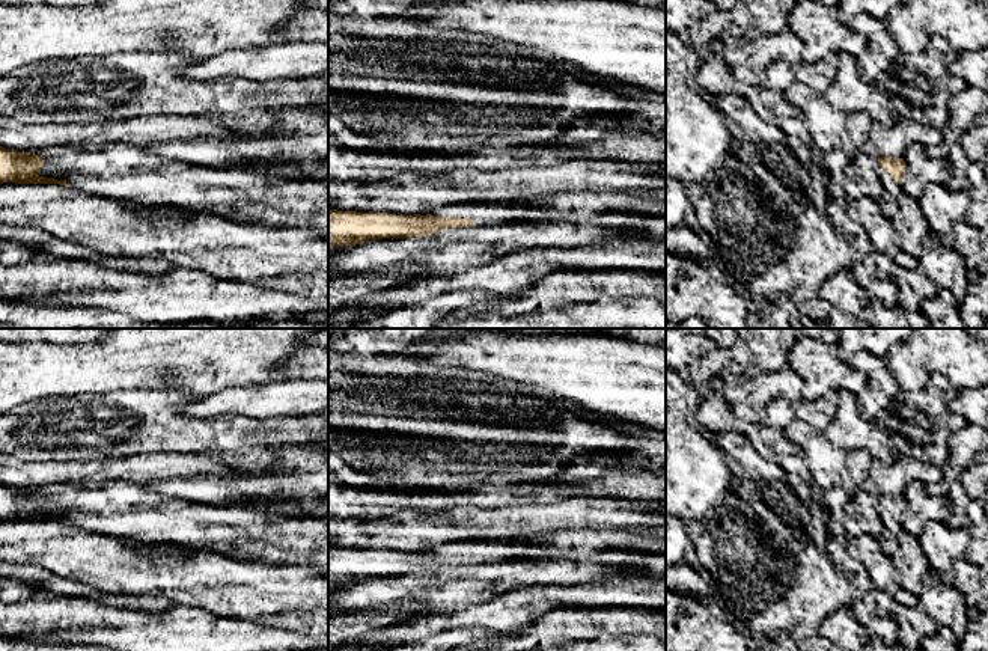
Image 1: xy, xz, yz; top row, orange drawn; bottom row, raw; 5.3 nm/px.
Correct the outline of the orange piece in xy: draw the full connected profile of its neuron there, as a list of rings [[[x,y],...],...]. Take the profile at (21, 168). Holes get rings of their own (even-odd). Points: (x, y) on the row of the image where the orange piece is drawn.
[[[0,146],[0,184],[60,184],[68,187],[66,179],[39,176],[38,170],[44,160],[33,152],[18,152]]]

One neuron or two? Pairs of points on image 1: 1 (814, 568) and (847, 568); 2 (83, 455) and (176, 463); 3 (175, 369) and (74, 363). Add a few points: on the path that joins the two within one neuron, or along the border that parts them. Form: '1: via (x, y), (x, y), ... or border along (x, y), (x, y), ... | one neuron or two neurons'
1: border along (824, 550), (829, 559), (847, 577) | two neurons
2: border along (146, 452), (107, 457), (103, 461) | two neurons
3: via (149, 363), (100, 363) | one neuron

